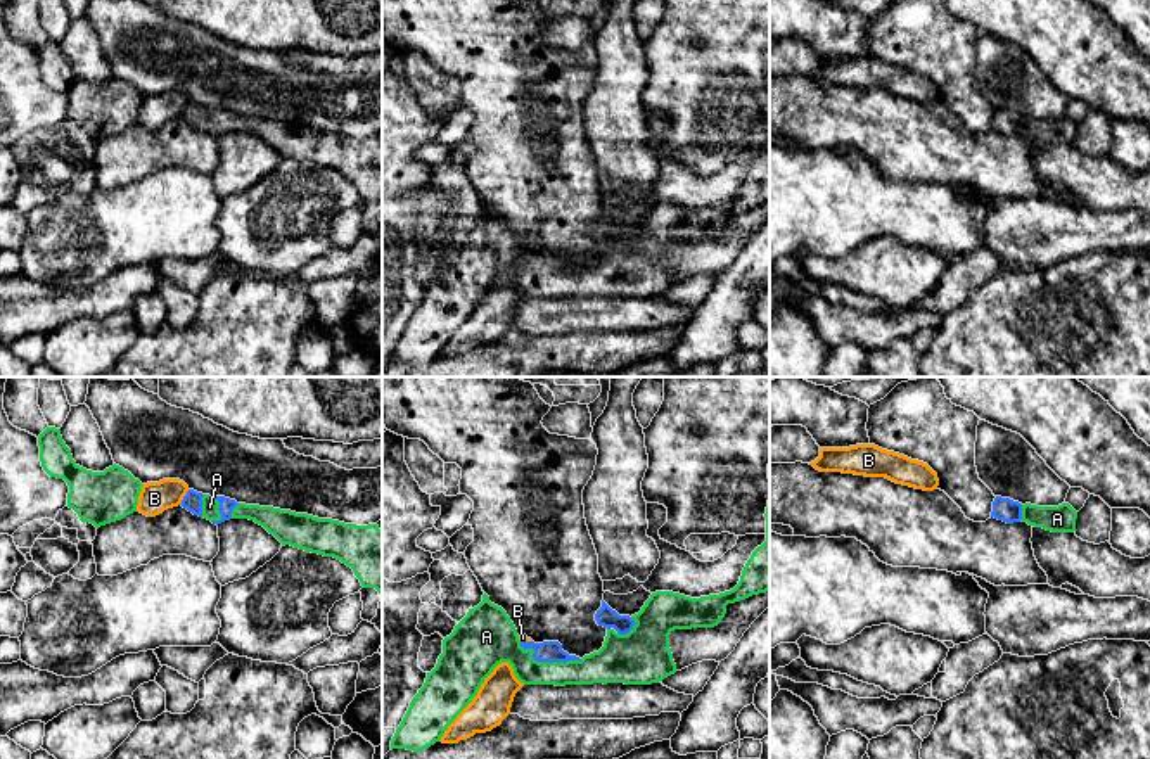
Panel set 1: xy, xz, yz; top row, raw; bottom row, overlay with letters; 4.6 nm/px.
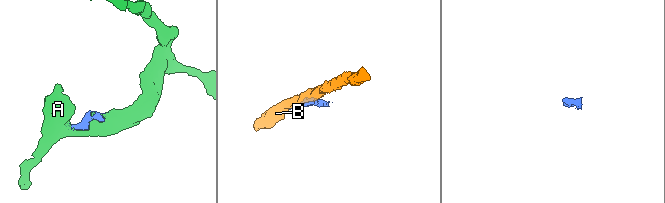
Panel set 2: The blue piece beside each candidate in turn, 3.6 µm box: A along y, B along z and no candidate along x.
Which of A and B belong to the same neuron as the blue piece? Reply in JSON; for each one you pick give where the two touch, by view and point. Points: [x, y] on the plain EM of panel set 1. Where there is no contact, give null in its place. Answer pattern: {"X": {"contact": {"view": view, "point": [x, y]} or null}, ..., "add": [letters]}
{"A": {"contact": {"view": "xz", "point": [547, 274]}}, "add": ["A"]}

